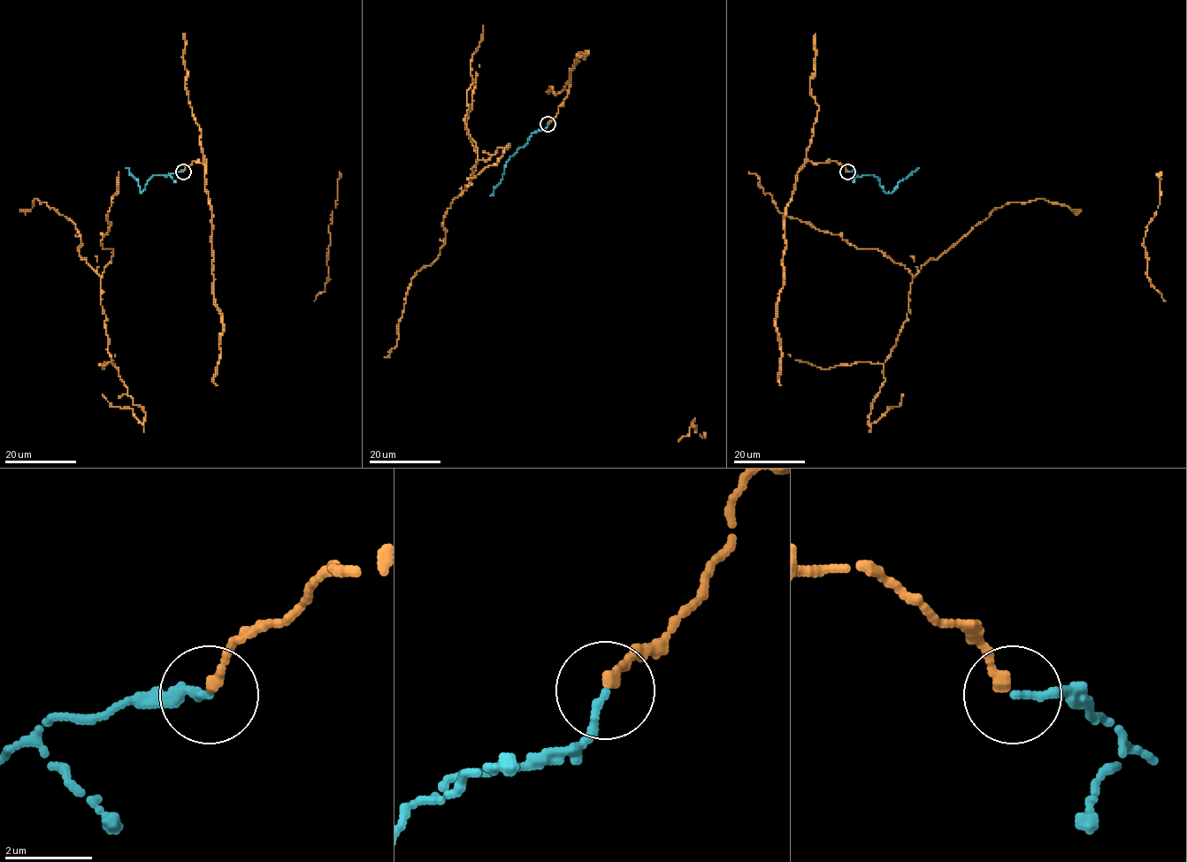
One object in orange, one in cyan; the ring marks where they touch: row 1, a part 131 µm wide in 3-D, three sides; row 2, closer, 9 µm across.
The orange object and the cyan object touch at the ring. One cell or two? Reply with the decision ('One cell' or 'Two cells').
One cell

